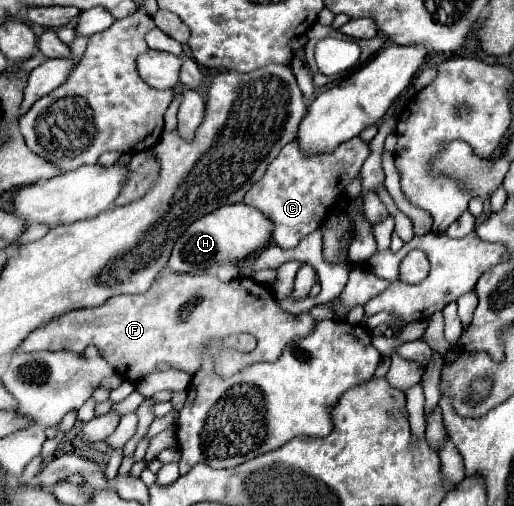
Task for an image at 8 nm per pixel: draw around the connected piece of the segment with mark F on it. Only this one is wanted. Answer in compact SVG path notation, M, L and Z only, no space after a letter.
M161 270L155 276L151 288L137 296L113 296L101 308L85 308L81 312L69 312L69 316L59 316L51 320L47 326L37 328L21 344L23 352L37 352L37 350L69 350L81 354L89 344L99 348L99 354L113 366L113 370L129 382L141 382L151 372L157 370L159 364L169 364L173 370L181 372L197 372L199 368L199 350L211 338L225 338L231 334L253 334L257 338L257 350L251 352L255 362L273 362L281 354L283 346L297 336L307 336L313 330L315 320L311 314L293 316L277 306L277 298L273 296L271 288L259 284L251 278L235 278L231 282L221 282L217 276L211 274L177 274L169 270Z

